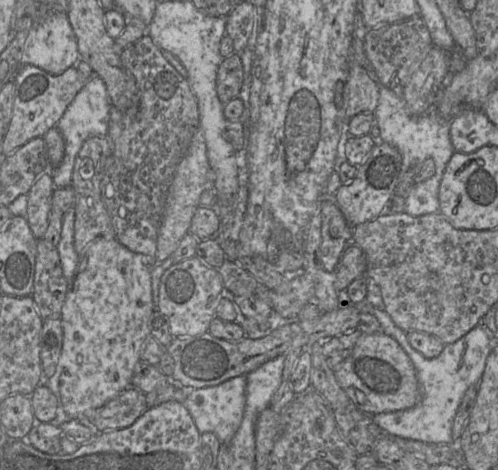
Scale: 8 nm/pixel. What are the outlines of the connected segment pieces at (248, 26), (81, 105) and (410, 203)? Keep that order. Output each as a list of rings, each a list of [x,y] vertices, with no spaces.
[[[244,1],[226,18],[225,35],[233,41],[234,53],[241,52],[255,29],[255,7]]]
[[[99,76],[89,79],[68,106],[56,125],[65,140],[63,161],[59,166],[50,169],[56,188],[71,186],[75,160],[84,142],[91,137],[108,136],[111,107],[106,85]]]
[[[447,155],[433,158],[435,162],[434,175],[420,183],[414,184],[404,203],[404,212],[411,216],[437,213],[440,210],[438,192],[444,170],[450,160]]]

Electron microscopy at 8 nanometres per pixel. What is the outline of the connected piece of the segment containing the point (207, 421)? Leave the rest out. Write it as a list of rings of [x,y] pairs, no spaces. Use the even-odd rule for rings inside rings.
[[[246,375],[230,378],[216,386],[187,389],[184,406],[201,434],[214,433],[221,444],[229,442],[239,429],[246,405]]]

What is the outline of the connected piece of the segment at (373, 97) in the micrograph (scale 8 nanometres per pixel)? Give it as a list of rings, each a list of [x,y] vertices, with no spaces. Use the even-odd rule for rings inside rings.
[[[350,59],[347,80],[347,120],[360,113],[374,113],[378,99],[378,85],[363,67]]]

